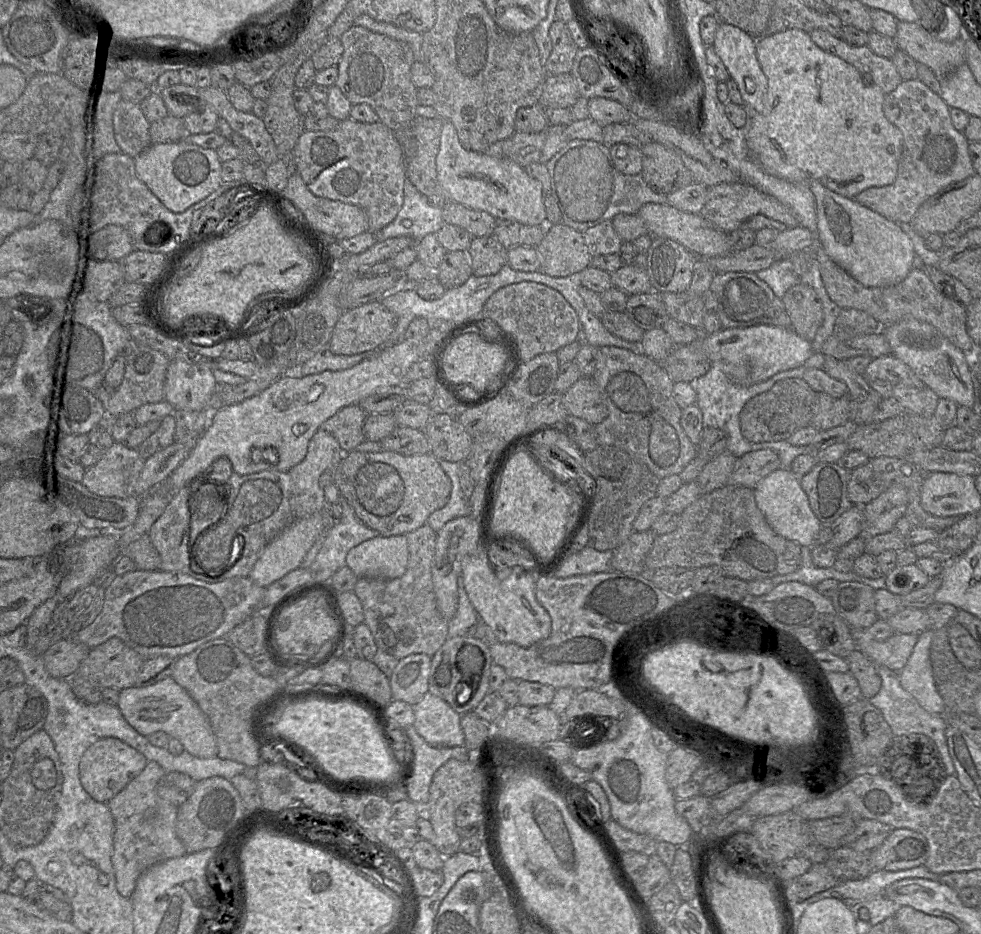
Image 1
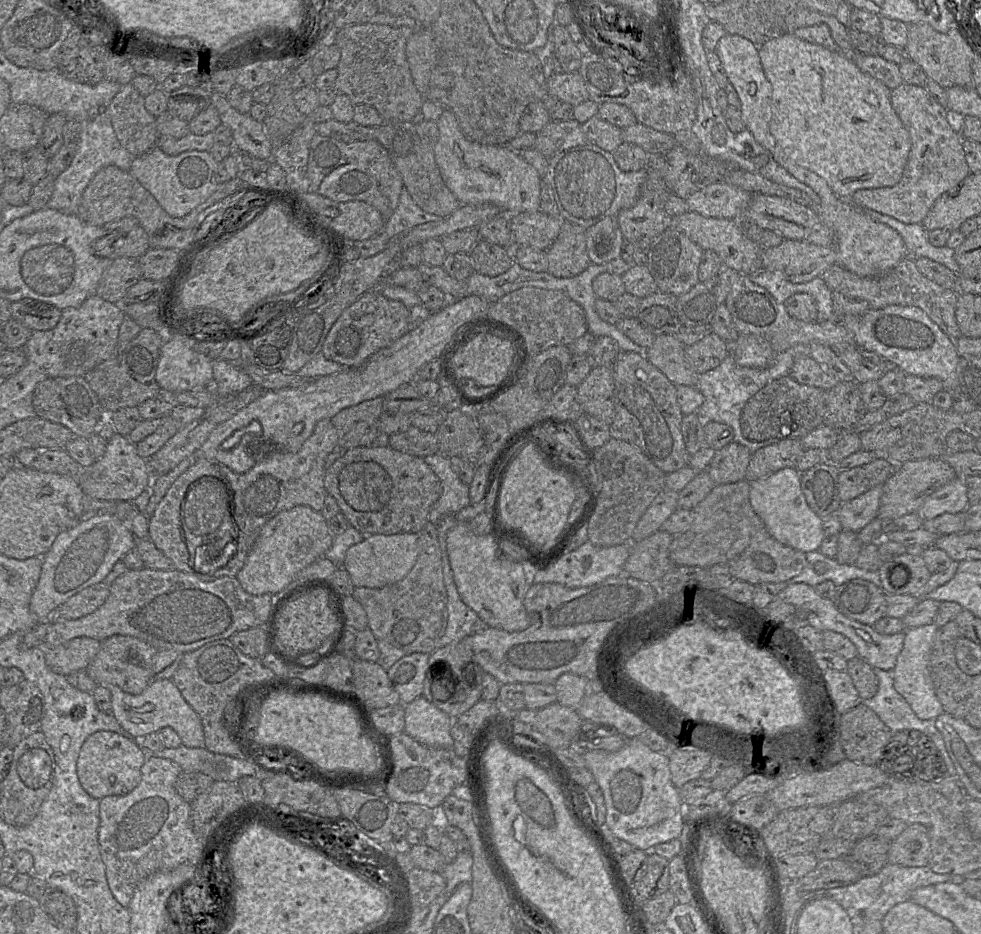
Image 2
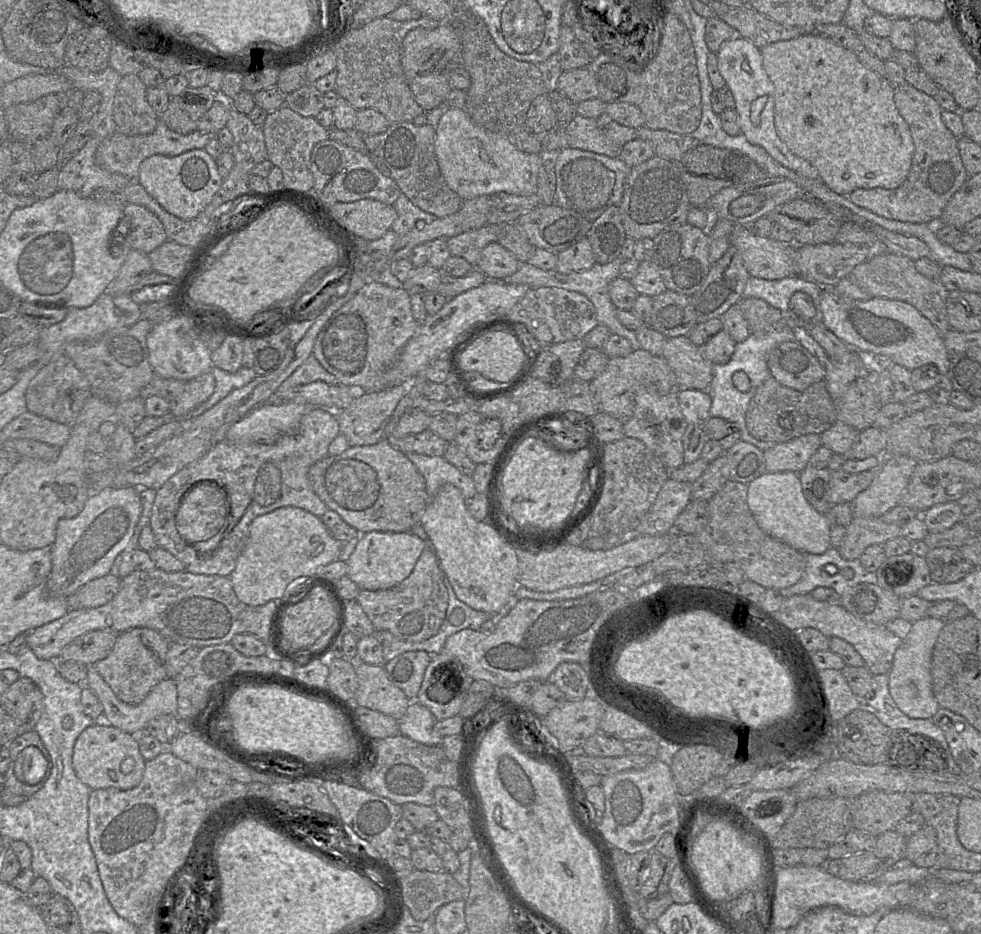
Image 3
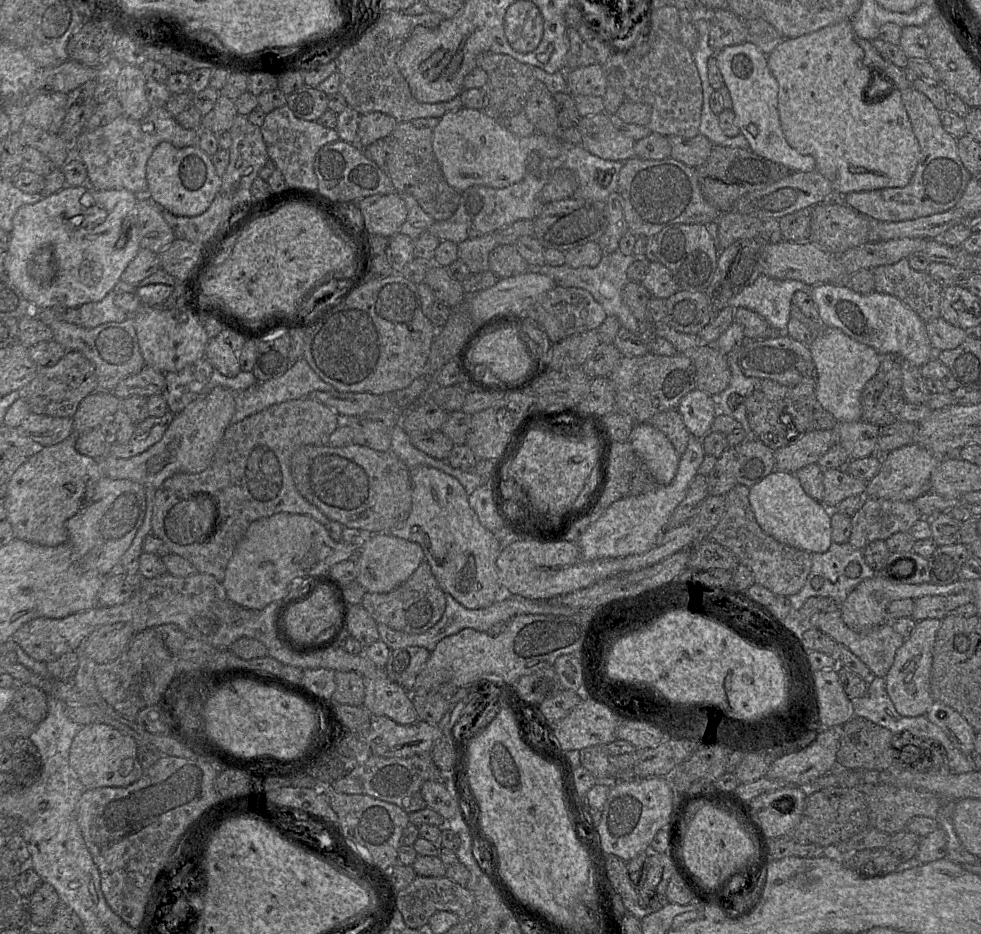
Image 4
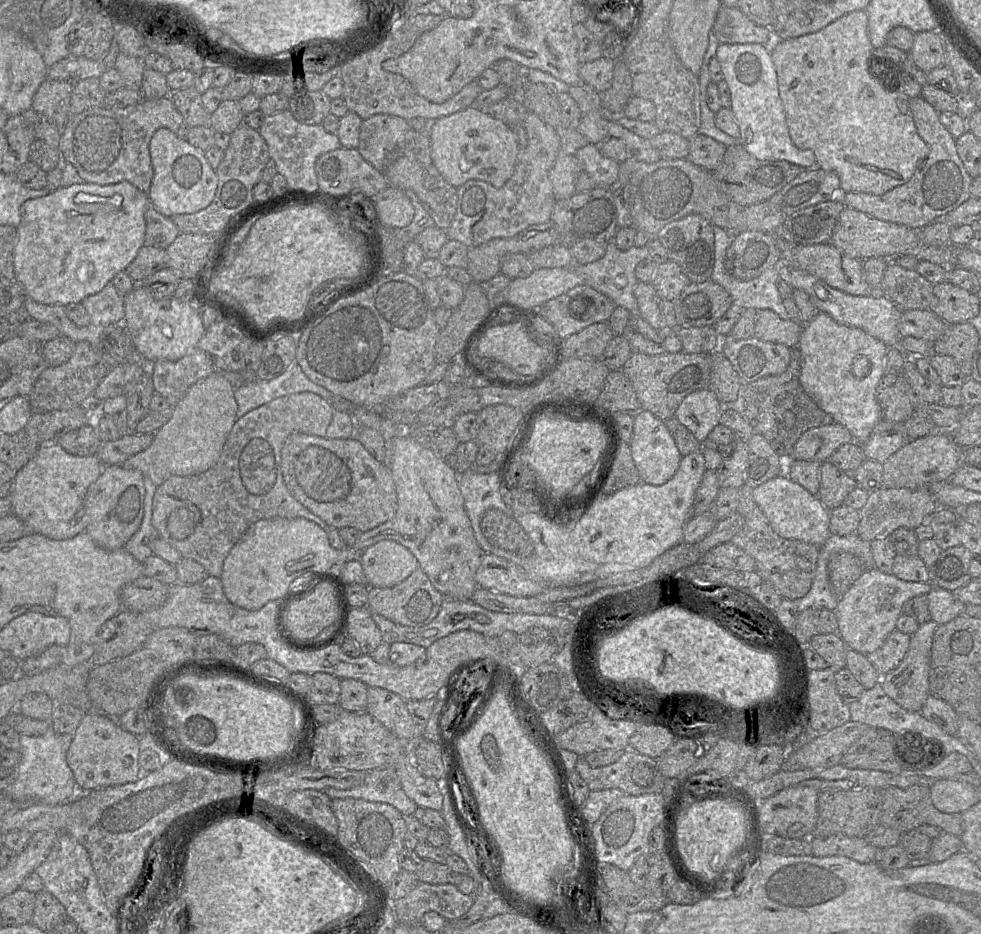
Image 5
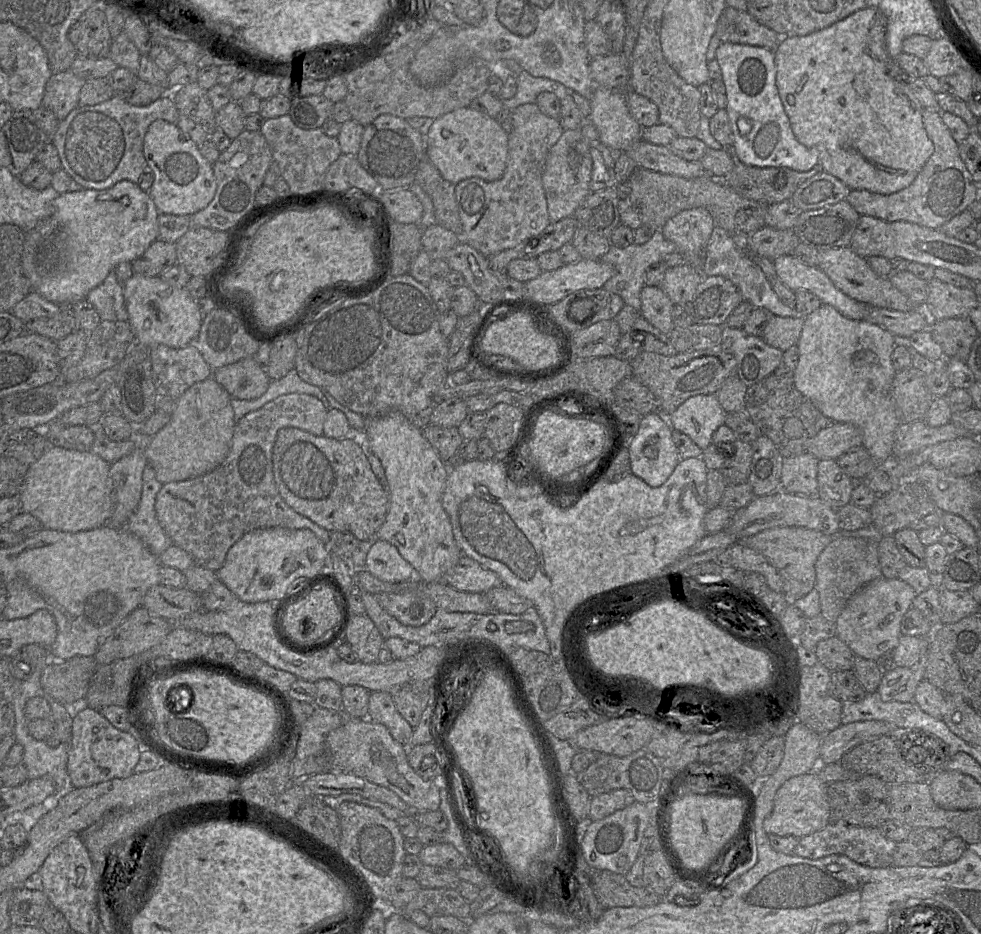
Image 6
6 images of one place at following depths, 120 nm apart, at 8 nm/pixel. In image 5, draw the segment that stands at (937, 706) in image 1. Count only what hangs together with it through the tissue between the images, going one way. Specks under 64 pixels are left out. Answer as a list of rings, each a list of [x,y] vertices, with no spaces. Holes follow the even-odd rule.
[[[932,620],[921,624],[911,636],[910,645],[900,665],[881,677],[880,683],[885,693],[902,708],[911,712],[920,712],[930,695],[929,672],[931,649],[934,633],[939,625]]]

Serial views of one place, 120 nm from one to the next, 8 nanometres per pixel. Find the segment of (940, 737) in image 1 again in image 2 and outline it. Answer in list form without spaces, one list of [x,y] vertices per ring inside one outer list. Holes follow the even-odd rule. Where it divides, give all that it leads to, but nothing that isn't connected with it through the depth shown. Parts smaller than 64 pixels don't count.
[[[874,668],[879,689],[874,697],[860,700],[873,710],[881,721],[894,733],[902,730],[918,730],[928,736],[939,750],[947,767],[947,777],[957,779],[956,769],[948,755],[943,737],[935,726],[935,719],[921,720],[907,701],[895,690],[891,671]]]

